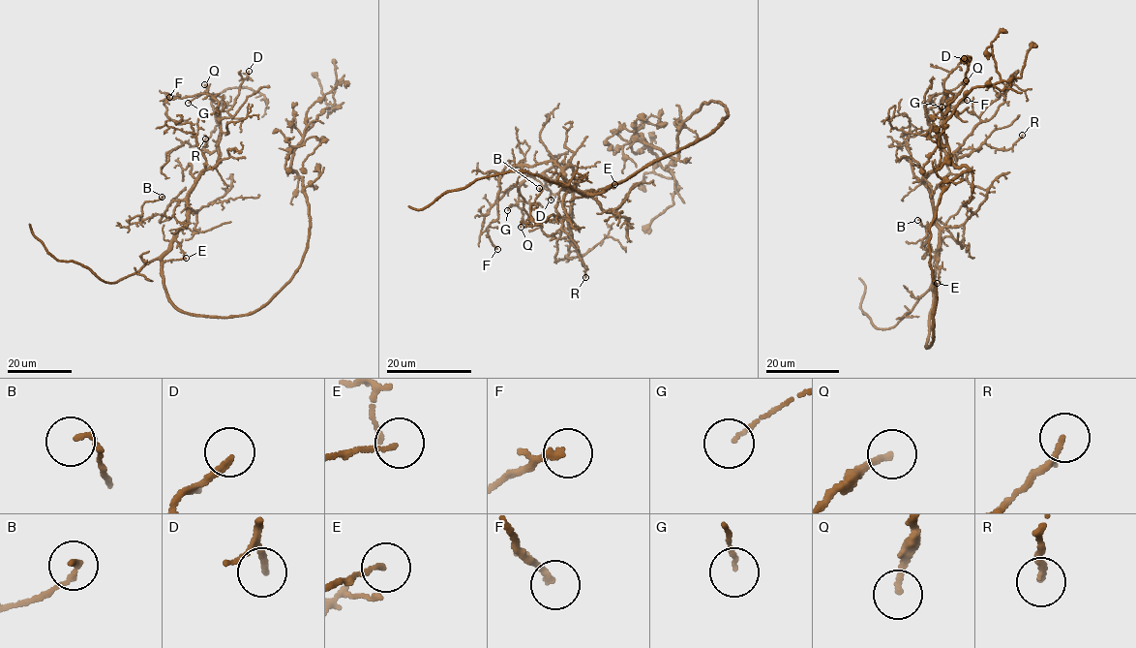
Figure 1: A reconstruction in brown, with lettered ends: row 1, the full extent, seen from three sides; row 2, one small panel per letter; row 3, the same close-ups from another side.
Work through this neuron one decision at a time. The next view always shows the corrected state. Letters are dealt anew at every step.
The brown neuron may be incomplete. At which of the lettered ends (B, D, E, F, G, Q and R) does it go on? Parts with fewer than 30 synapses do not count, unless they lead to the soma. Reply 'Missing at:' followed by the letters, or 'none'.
Missing at: none

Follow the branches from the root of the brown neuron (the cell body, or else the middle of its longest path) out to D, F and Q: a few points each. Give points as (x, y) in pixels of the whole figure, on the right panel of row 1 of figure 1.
D: (929, 346), (939, 228), (923, 179), (941, 165), (945, 150), (928, 120), (942, 107), (945, 77), (964, 58)
F: (929, 346), (924, 347), (939, 228), (903, 135), (939, 127), (943, 112), (967, 100)
Q: (929, 346), (924, 347), (939, 228), (923, 179), (941, 165), (945, 150), (928, 122), (925, 104), (966, 80)

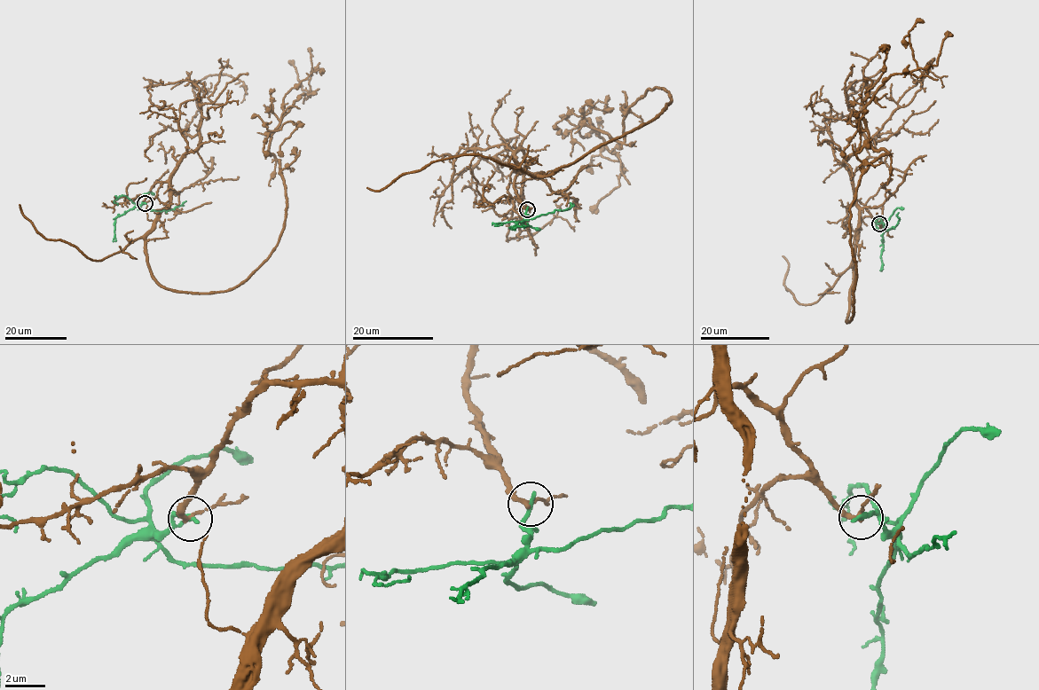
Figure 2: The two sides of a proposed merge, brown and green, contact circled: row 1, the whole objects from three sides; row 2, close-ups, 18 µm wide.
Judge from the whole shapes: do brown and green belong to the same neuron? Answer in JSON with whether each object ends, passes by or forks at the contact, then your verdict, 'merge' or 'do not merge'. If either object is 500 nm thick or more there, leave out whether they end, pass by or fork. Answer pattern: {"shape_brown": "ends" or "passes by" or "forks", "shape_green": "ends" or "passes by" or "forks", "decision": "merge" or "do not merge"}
{"shape_brown": "passes by", "shape_green": "ends", "decision": "do not merge"}

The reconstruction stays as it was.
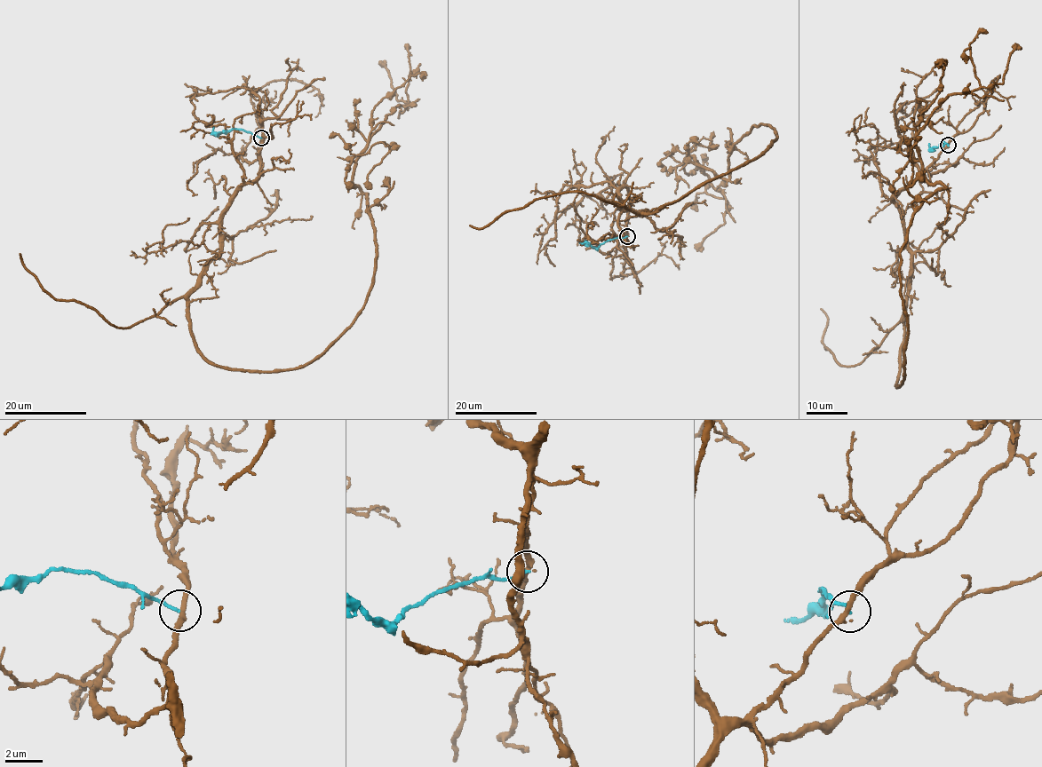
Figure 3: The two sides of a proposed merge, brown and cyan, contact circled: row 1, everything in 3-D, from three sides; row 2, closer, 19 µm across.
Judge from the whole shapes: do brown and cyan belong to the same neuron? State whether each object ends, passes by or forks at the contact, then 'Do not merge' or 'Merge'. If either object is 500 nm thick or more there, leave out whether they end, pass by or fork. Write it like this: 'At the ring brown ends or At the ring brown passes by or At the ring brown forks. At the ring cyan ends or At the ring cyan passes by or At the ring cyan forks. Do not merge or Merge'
At the ring brown passes by. At the ring cyan ends. Do not merge

